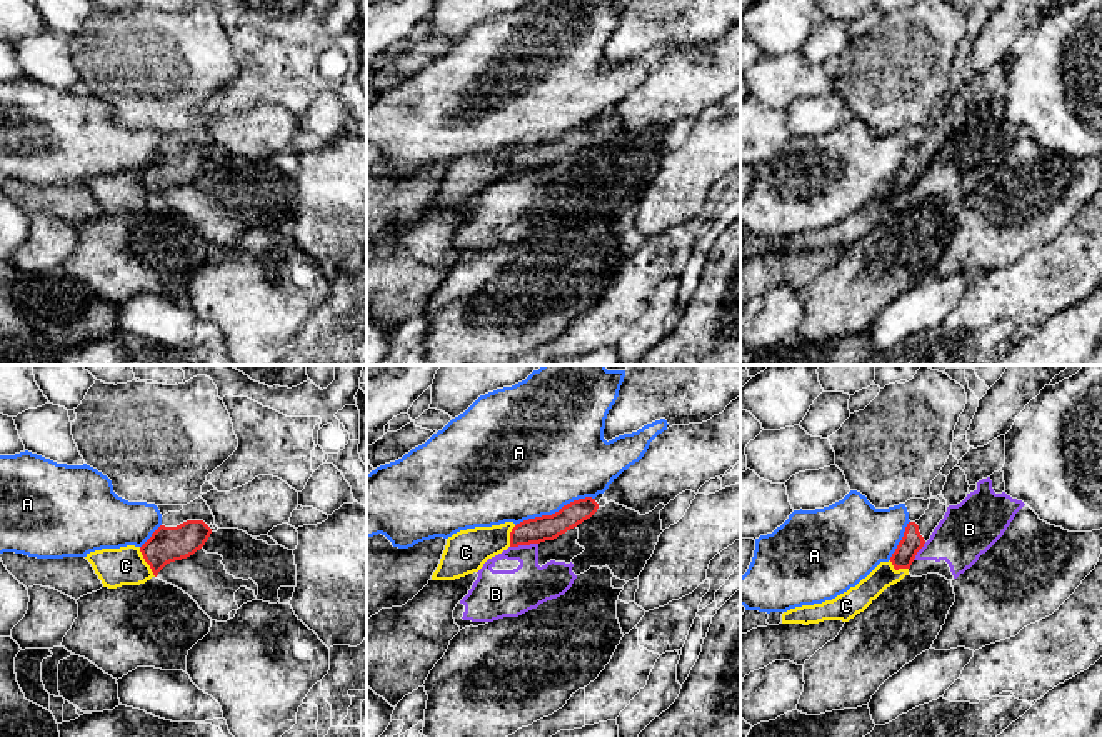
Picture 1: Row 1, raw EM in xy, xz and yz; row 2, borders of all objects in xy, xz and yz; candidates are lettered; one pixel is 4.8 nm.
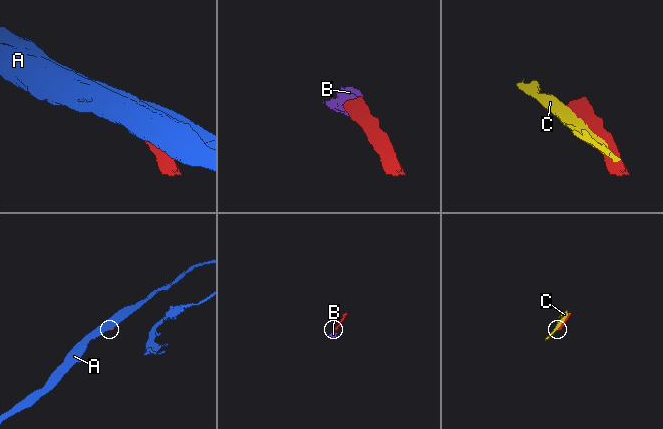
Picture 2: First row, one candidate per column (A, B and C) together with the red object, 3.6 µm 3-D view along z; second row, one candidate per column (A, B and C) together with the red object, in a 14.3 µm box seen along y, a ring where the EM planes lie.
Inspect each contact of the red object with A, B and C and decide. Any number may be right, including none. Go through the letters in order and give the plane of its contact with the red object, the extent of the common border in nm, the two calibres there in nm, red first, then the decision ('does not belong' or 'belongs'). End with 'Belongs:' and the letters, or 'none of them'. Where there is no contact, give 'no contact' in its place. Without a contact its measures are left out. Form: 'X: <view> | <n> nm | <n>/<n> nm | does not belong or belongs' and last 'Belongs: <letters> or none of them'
A: xz | 400 nm | 130/480 nm | does not belong
B: xz | 140 nm | 130/220 nm | does not belong
C: xy | 170 nm | 180/190 nm | does not belong
Belongs: none of them

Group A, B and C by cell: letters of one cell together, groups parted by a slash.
A / B / C

